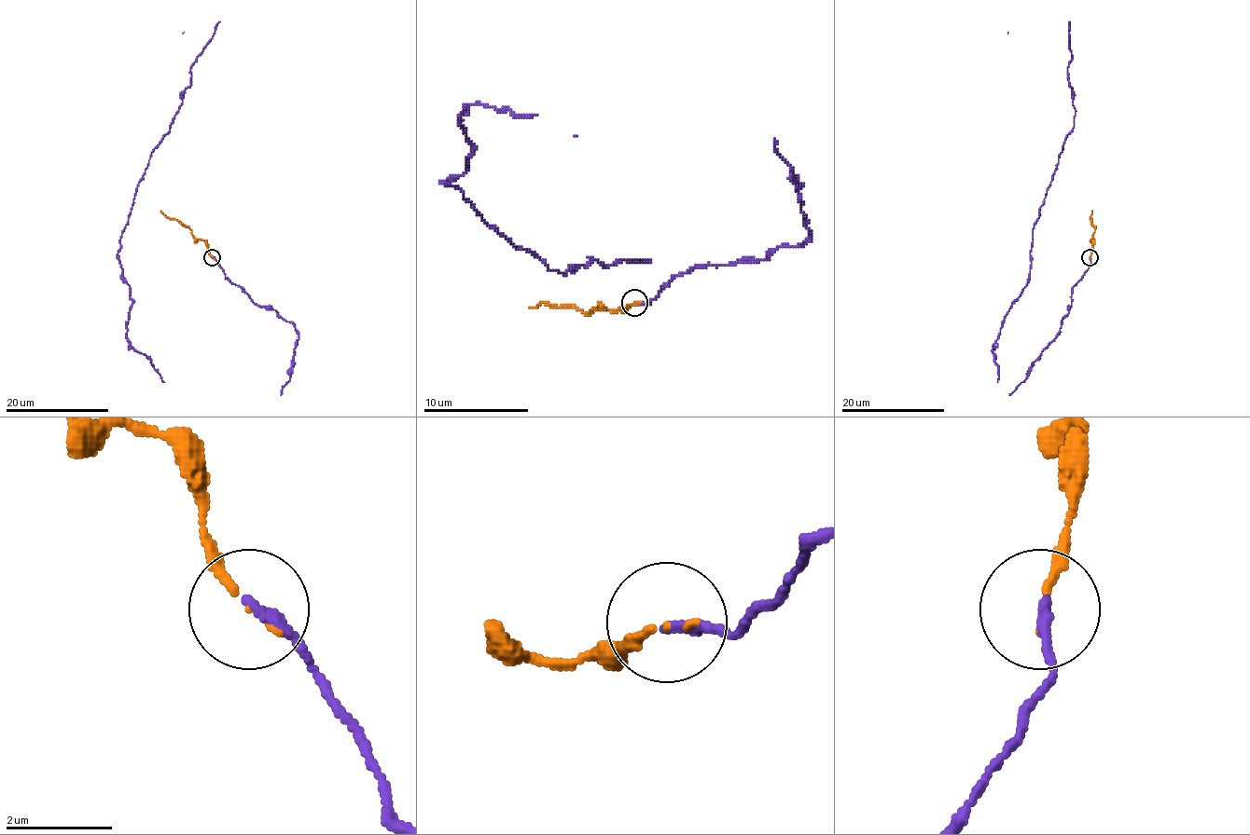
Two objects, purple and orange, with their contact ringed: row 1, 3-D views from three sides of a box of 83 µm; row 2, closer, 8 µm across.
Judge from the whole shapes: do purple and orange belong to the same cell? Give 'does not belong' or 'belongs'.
belongs

